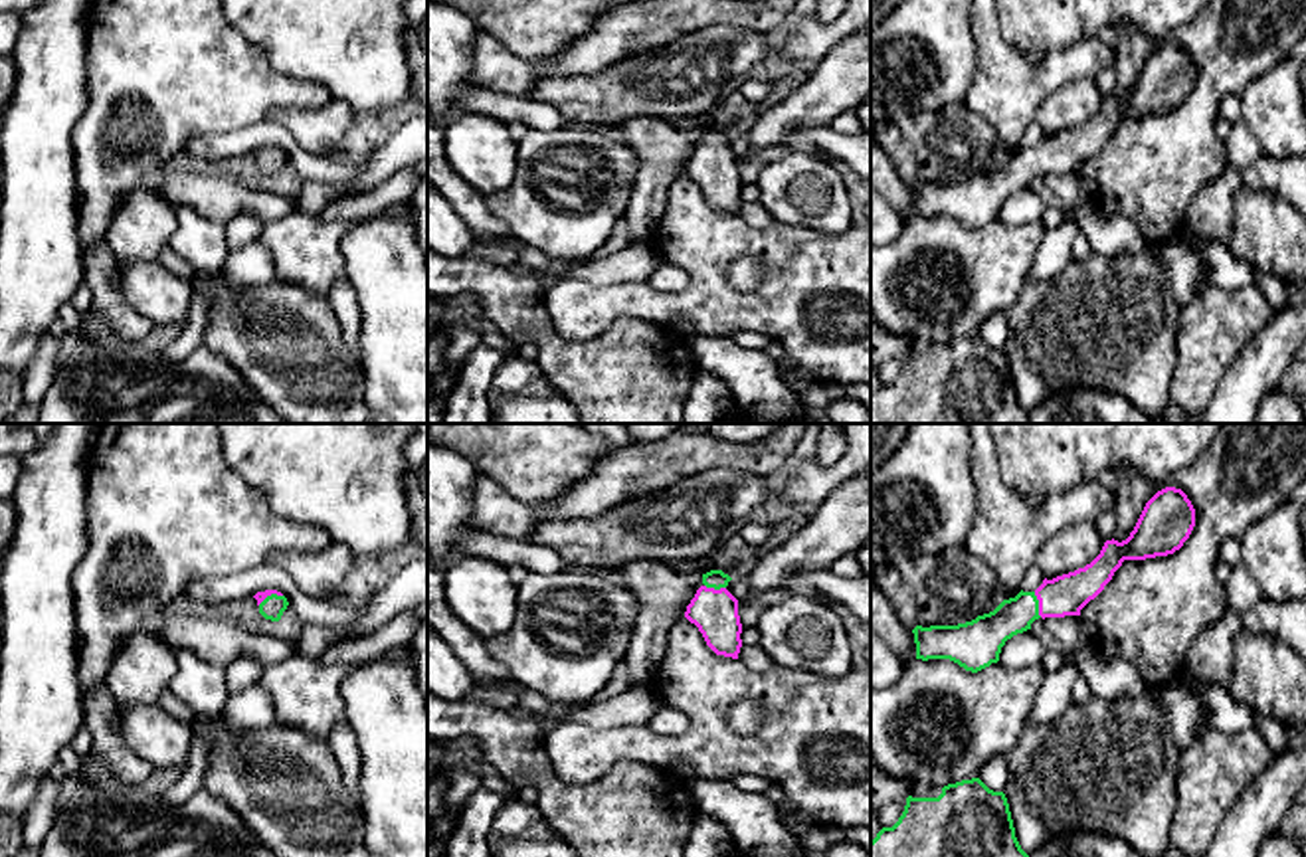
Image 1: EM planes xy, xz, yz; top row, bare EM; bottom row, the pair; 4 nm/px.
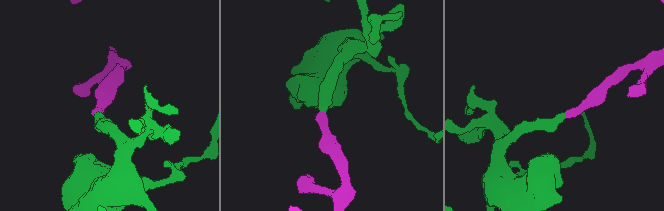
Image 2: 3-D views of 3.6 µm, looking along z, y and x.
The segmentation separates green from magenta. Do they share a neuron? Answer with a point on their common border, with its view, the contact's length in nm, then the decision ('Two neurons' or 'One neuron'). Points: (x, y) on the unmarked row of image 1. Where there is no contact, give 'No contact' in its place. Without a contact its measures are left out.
Touches green at yz (1037, 161). Shared border 110 nm. One neuron

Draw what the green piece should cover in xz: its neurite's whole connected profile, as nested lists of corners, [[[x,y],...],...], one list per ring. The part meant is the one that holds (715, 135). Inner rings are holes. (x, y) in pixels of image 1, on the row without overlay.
[[[722,127],[702,131],[702,143],[687,162],[685,174],[699,184],[716,212],[738,216],[742,180],[738,156],[726,146],[730,137]]]

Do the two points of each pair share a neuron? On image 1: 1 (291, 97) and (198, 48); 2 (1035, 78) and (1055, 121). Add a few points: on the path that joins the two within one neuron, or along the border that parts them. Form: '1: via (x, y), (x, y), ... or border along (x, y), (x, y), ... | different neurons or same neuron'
1: via (268, 92), (238, 88), (222, 72) | same neuron
2: border along (1087, 78), (1073, 80), (1053, 92), (1033, 119) | different neurons

